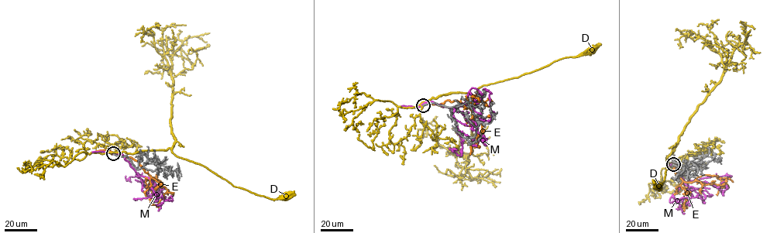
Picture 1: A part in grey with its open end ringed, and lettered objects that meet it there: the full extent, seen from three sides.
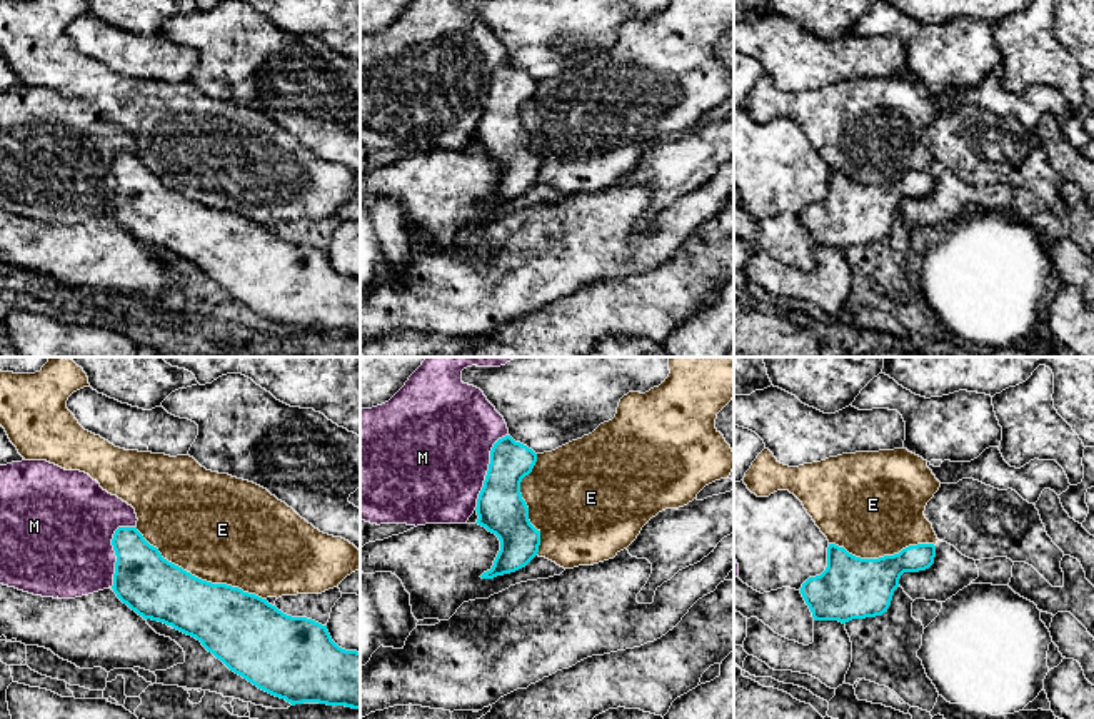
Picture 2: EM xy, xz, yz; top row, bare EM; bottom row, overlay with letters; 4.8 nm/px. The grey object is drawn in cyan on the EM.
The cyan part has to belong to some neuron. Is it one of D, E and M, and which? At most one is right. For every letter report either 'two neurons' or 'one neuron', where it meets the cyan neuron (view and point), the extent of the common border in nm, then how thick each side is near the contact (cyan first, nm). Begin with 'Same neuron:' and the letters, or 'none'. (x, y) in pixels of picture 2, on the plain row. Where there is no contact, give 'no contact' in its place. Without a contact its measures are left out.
Same neuron: D
D: one neuron | no contact
E: two neurons | xy (197, 204) | 700 nm | 320/500 nm
M: two neurons | xz (487, 97) | 400 nm | 240/500 nm

